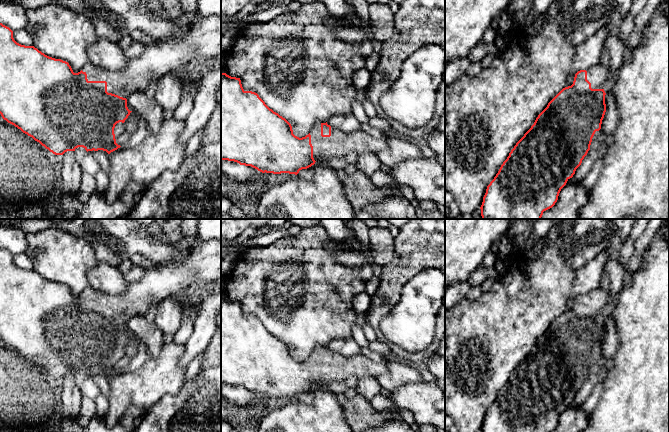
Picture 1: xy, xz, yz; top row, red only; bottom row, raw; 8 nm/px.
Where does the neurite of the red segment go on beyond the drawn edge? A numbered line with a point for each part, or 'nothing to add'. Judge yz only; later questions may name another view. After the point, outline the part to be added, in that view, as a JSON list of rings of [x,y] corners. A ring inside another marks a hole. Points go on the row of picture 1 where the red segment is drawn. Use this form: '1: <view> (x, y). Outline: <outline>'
1: yz (597, 76). Outline: [[[598,64],[589,68],[587,71],[587,80],[591,83],[592,89],[604,89],[604,85],[608,78],[606,69]]]

